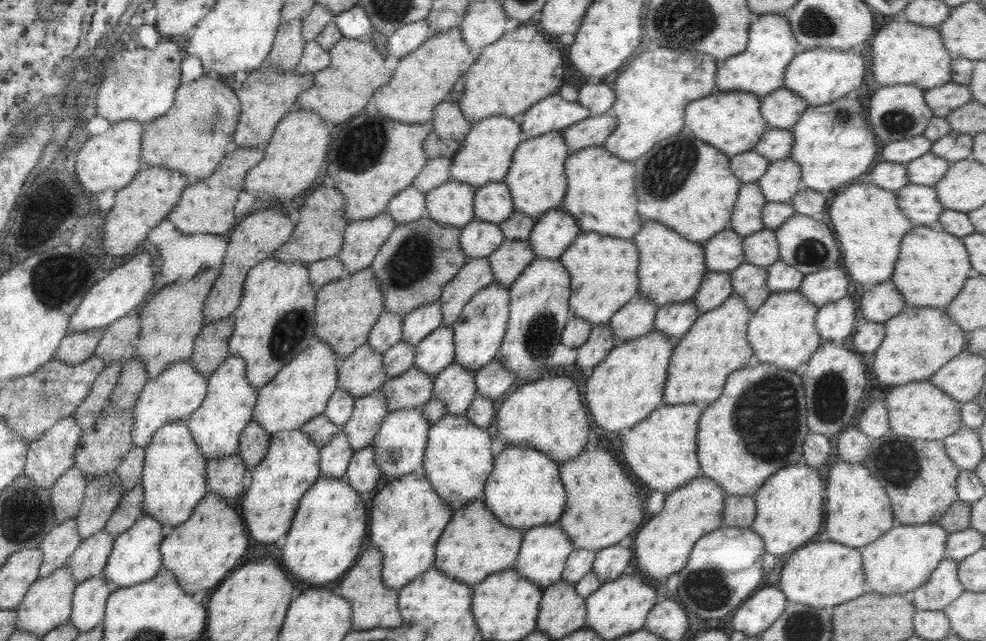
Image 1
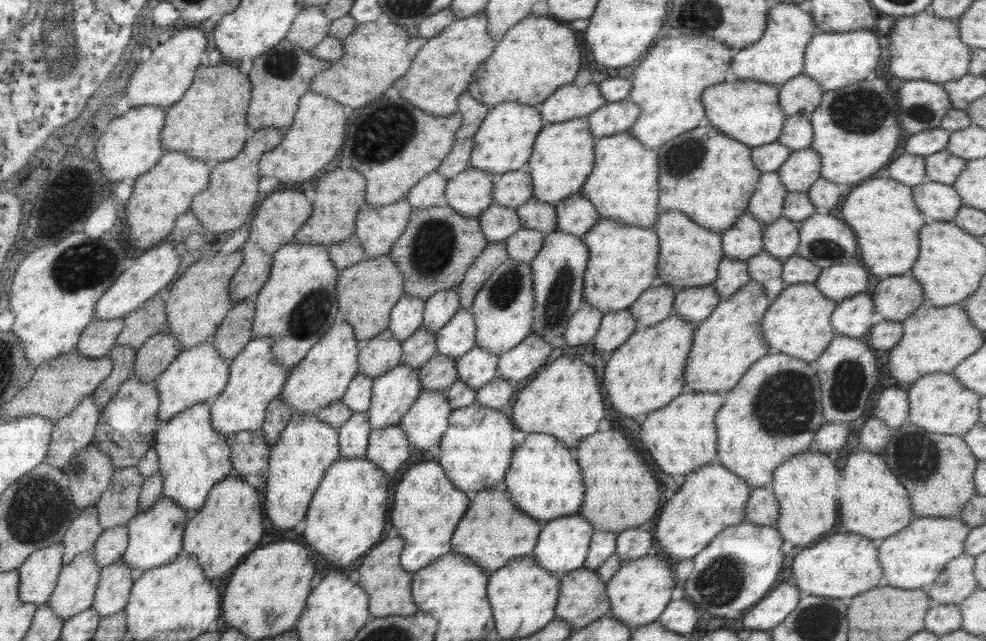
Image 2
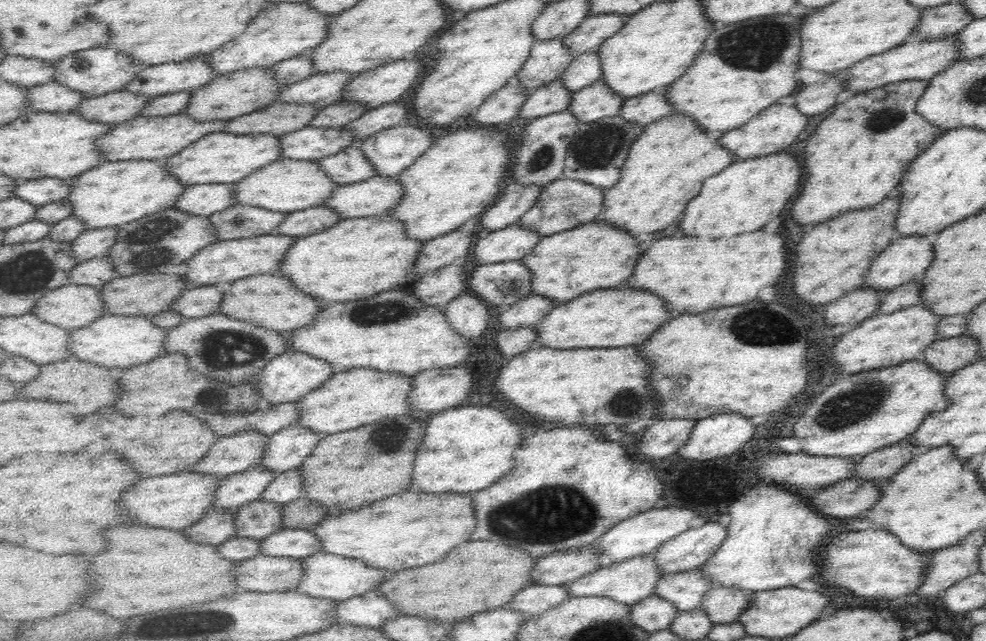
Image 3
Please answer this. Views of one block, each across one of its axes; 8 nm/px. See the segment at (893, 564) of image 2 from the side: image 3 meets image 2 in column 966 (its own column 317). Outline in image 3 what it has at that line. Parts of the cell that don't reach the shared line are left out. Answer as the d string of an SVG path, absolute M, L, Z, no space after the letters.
M410 490L356 510L336 513L310 529L321 540L324 552L353 556L370 567L400 572L438 562L456 546L470 542L474 530L477 529L476 516L472 516L472 506L472 494L428 494Z

